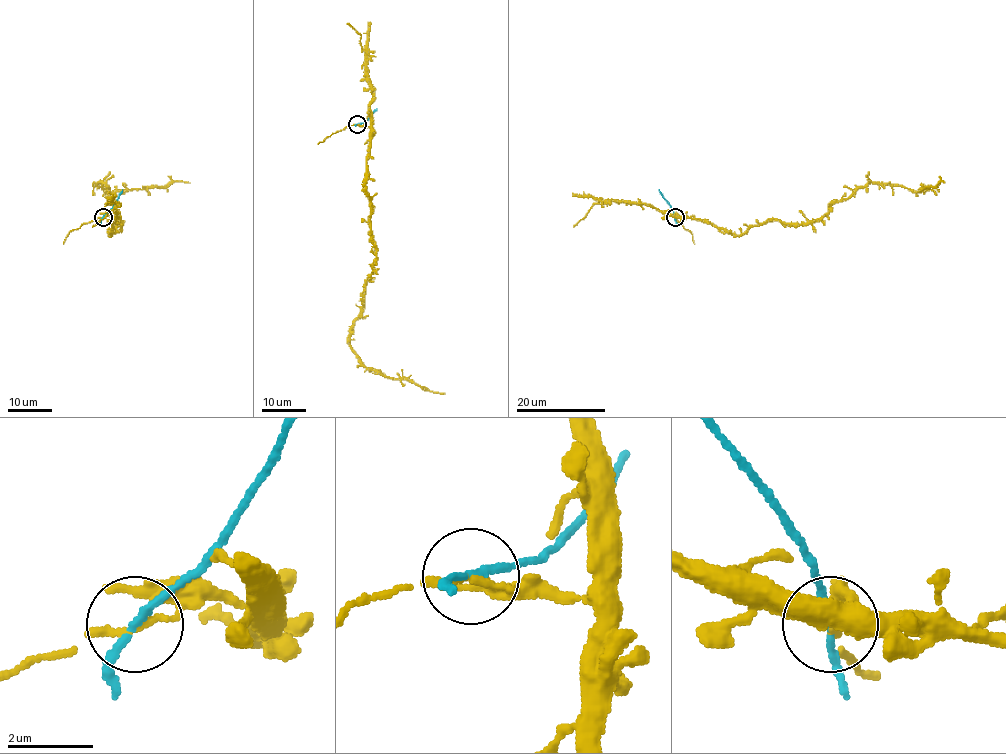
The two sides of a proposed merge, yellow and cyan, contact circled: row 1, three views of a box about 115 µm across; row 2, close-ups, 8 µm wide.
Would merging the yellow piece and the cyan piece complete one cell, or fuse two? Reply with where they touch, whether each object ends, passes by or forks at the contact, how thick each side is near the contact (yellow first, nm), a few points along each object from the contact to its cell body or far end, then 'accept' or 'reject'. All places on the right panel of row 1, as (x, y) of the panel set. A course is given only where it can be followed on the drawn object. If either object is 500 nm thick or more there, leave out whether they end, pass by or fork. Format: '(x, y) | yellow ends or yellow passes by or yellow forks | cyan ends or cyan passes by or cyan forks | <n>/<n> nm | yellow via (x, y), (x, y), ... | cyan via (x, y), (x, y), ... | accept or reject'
(675, 217) | yellow passes by | cyan passes by | 150/150 nm | yellow via (674, 217), (707, 219), (743, 235), (770, 220), (818, 221), (831, 205), (871, 183), (918, 191), (944, 183) | cyan via (674, 217), (659, 189) | reject

